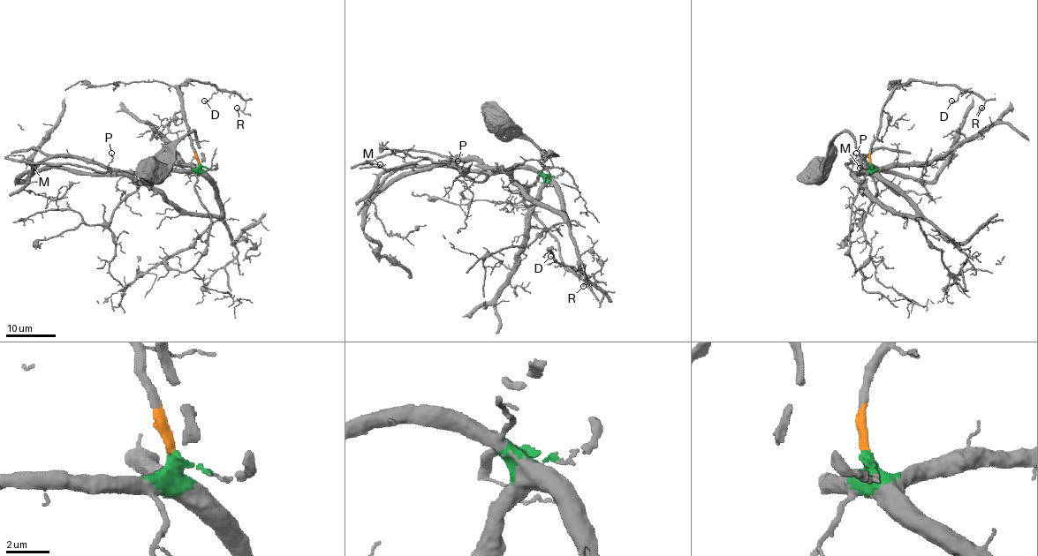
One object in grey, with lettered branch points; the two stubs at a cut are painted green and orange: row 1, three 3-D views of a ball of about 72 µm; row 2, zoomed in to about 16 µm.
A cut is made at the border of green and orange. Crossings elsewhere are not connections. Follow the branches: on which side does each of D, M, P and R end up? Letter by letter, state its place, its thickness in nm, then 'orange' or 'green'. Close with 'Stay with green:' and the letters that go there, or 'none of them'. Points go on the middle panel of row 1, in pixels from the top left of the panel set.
D: at (550, 256); 110 nm thick; orange
M: at (380, 164); 80 nm thick; green
P: at (458, 161); 100 nm thick; green
R: at (583, 286); 120 nm thick; orange
Stay with green: M, P

